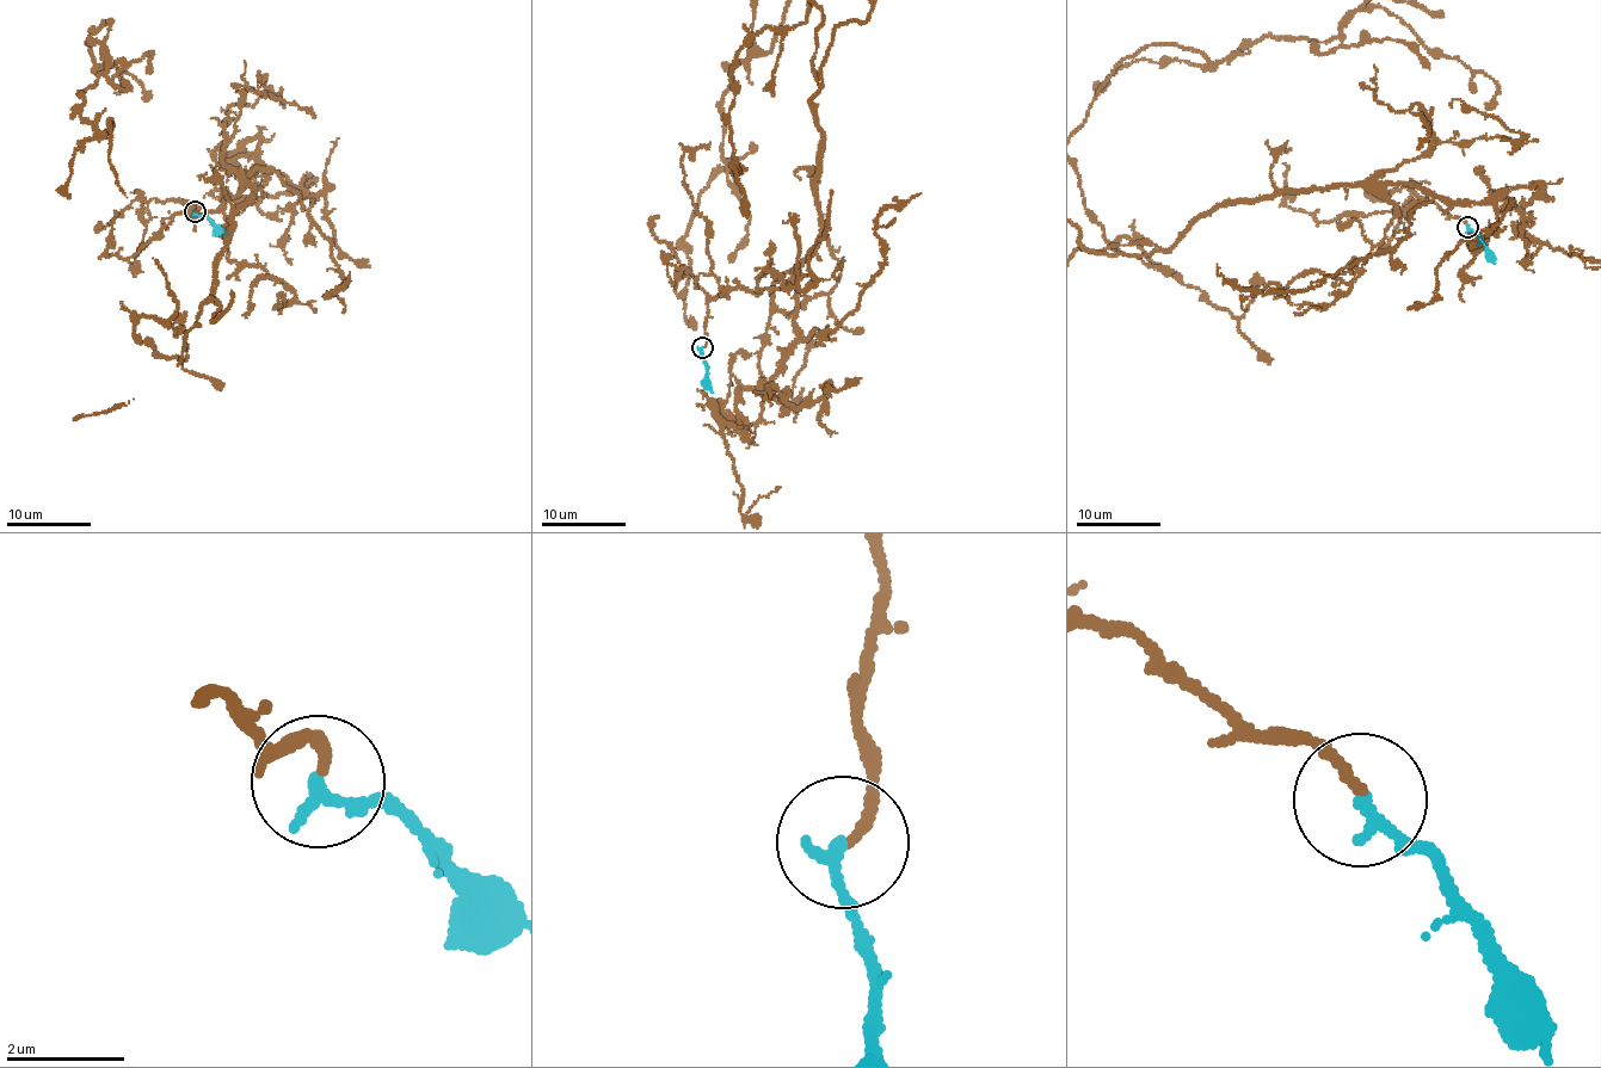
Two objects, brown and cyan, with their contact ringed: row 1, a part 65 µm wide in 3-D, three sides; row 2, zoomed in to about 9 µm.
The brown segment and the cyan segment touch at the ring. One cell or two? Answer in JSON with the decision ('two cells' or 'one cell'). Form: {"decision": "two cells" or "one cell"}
{"decision": "one cell"}

